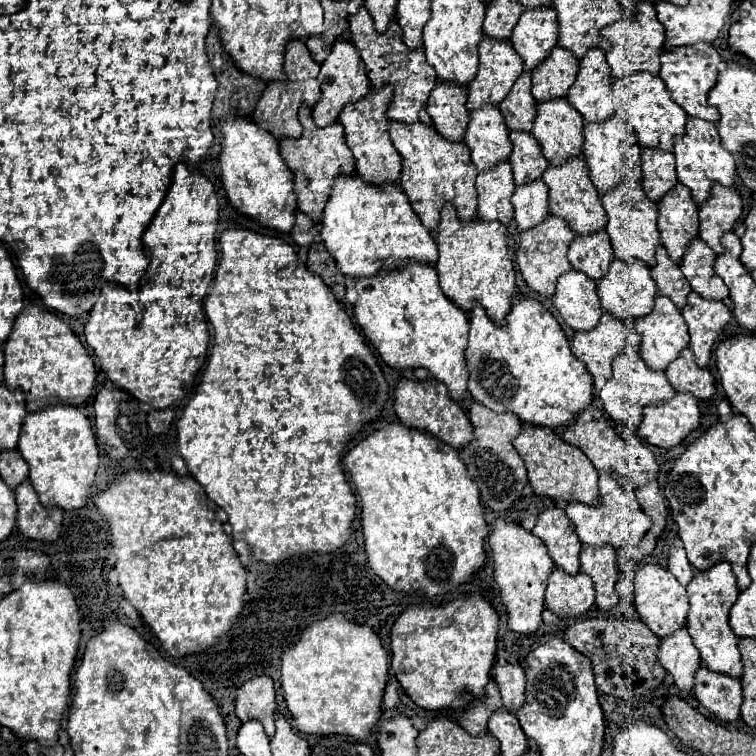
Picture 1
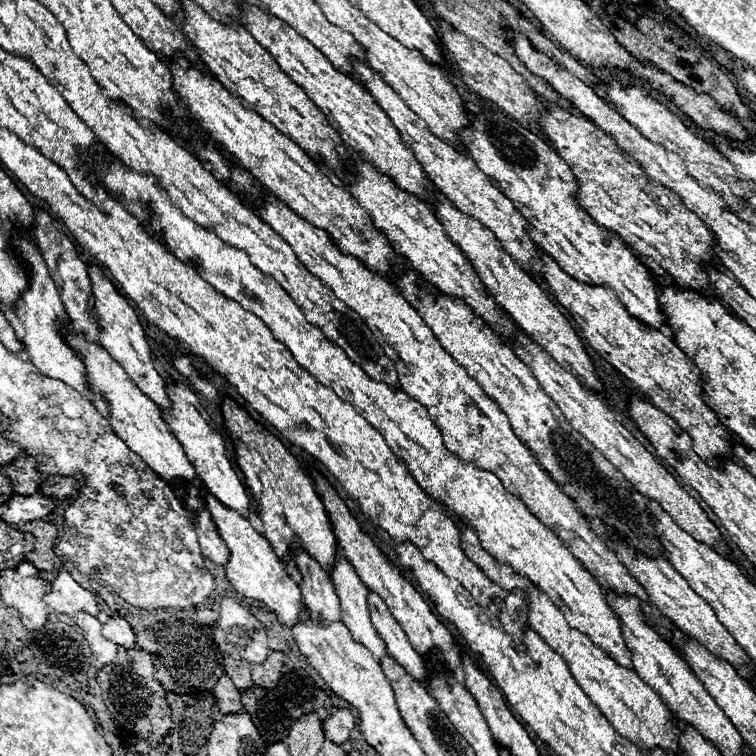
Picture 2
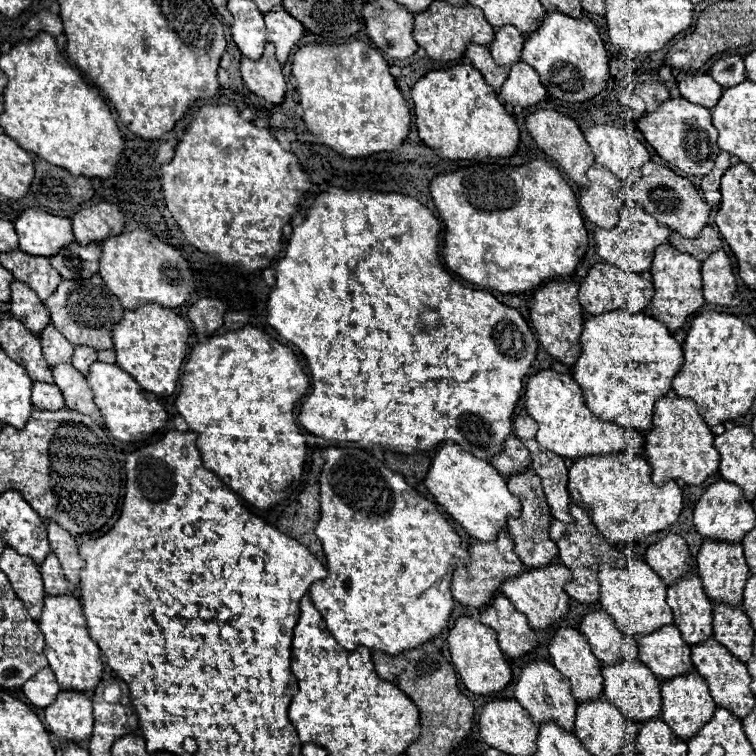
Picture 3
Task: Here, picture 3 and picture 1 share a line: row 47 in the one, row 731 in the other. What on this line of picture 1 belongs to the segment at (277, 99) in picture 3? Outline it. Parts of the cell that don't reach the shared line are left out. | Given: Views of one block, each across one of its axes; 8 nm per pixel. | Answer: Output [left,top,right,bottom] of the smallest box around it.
[236,674,276,736]

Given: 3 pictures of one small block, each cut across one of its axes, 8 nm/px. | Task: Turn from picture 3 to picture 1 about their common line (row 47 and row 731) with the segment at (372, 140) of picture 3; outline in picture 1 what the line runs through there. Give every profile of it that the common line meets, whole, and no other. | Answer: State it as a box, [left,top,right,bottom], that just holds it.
[282,614,388,740]

